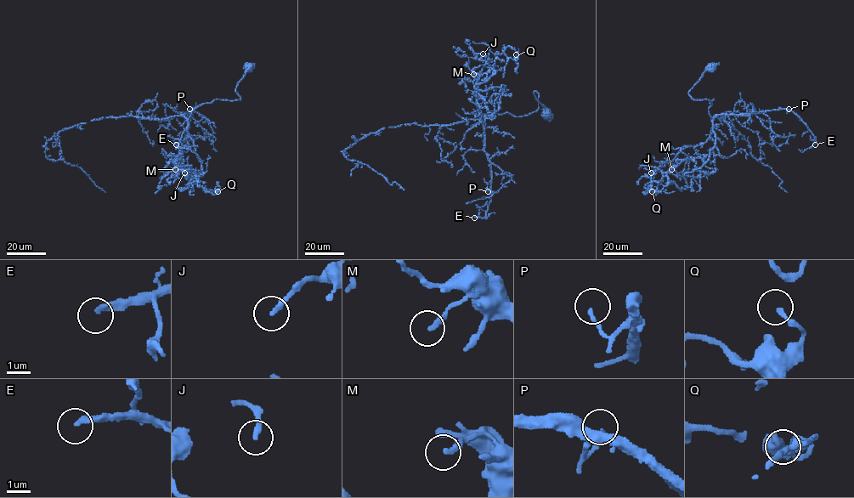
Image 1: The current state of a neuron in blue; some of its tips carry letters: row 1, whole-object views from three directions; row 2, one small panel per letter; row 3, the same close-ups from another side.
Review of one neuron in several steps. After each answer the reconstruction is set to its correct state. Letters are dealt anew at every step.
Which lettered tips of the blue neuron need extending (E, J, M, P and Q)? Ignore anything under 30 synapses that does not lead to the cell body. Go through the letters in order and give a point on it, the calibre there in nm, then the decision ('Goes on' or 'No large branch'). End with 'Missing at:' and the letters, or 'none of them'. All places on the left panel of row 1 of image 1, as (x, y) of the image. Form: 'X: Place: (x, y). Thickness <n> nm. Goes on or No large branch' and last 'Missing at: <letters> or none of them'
E: Place: (176, 144). Thickness 260 nm. Goes on
J: Place: (184, 172). Thickness 220 nm. No large branch
M: Place: (175, 169). Thickness 240 nm. No large branch
P: Place: (189, 109). Thickness 190 nm. No large branch
Q: Place: (217, 191). Thickness 140 nm. No large branch
Missing at: E

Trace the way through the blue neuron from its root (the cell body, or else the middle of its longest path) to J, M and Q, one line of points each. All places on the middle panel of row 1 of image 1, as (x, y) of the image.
J: (548, 115), (536, 92), (538, 108), (527, 115), (482, 114), (472, 70), (489, 60), (482, 59), (483, 53)
M: (548, 115), (536, 92), (538, 108), (527, 115), (482, 114), (477, 107), (477, 73), (473, 74)
Q: (548, 115), (536, 92), (538, 108), (527, 115), (484, 115), (477, 107), (477, 81), (495, 54), (516, 54)

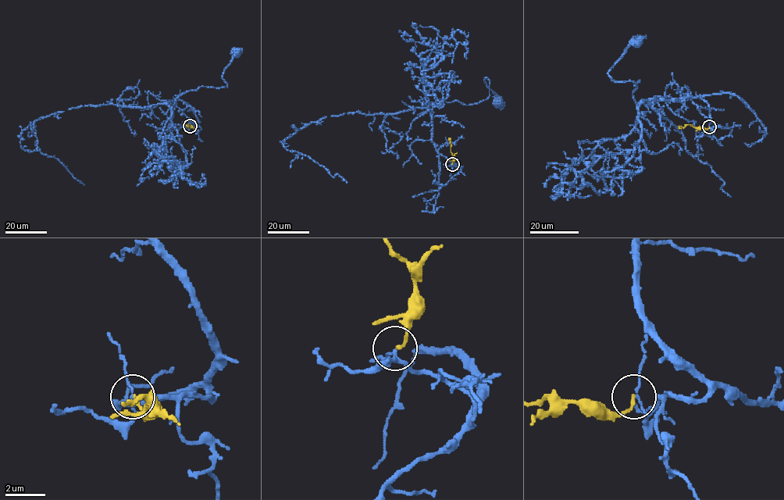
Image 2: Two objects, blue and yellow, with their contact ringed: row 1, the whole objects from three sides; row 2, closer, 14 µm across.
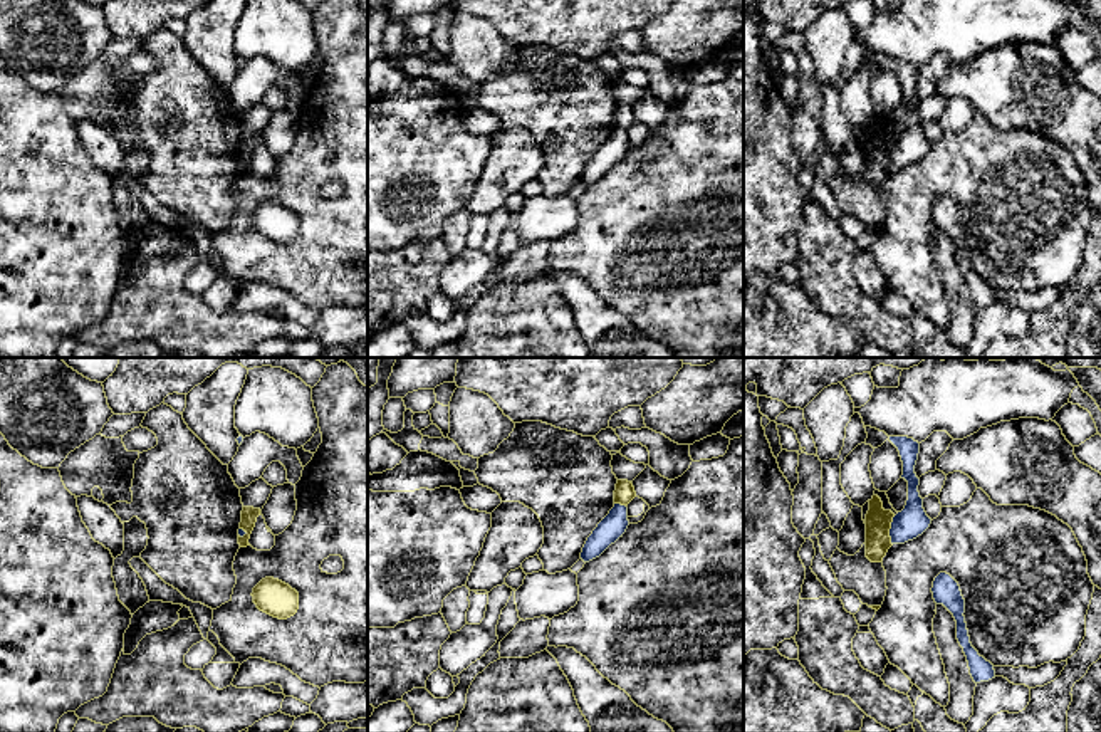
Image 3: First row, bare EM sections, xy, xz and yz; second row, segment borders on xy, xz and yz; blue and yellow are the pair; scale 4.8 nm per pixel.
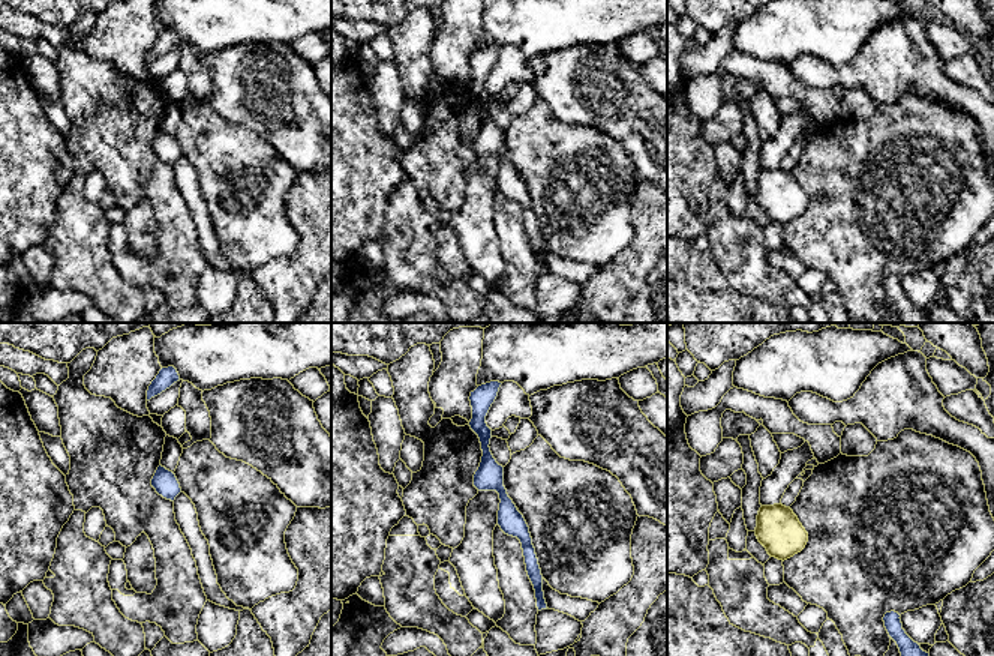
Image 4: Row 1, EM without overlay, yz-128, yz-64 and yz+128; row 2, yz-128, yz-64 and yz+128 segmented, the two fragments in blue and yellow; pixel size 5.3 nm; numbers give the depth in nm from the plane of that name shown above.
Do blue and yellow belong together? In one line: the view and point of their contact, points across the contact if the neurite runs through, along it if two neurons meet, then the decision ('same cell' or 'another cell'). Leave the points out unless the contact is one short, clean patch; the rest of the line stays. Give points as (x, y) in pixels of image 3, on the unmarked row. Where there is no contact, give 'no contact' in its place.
meets blue in yz at (890, 155); border along yz (895, 140), (890, 150), (892, 168); another cell

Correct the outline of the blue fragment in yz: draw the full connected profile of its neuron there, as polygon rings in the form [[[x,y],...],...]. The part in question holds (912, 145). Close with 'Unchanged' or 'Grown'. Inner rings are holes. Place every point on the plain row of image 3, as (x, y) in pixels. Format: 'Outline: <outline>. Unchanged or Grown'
Outline: [[[890,60],[890,65],[898,72],[903,86],[903,99],[908,106],[908,124],[901,136],[893,141],[890,161],[891,168],[905,168],[921,159],[931,148],[931,143],[923,133],[920,121],[920,102],[915,97],[915,89],[920,77],[920,67],[908,60]]]. Unchanged

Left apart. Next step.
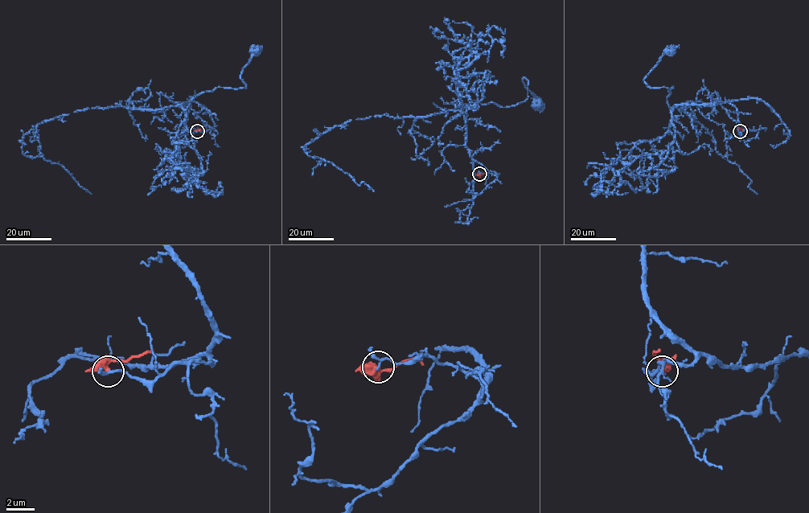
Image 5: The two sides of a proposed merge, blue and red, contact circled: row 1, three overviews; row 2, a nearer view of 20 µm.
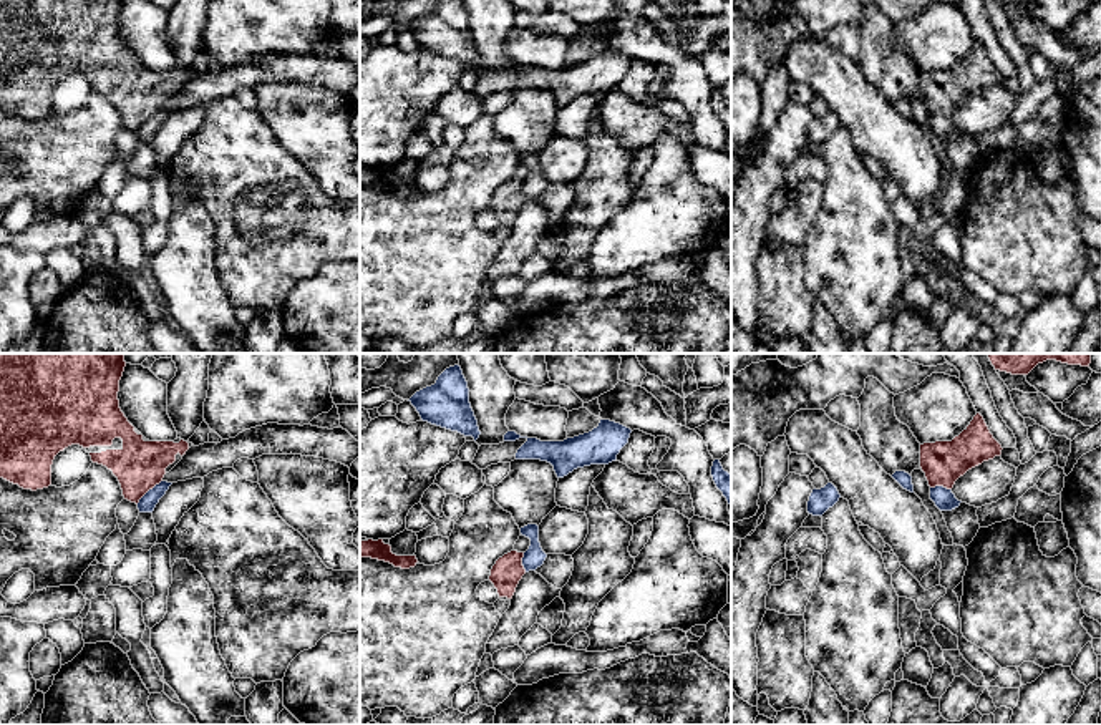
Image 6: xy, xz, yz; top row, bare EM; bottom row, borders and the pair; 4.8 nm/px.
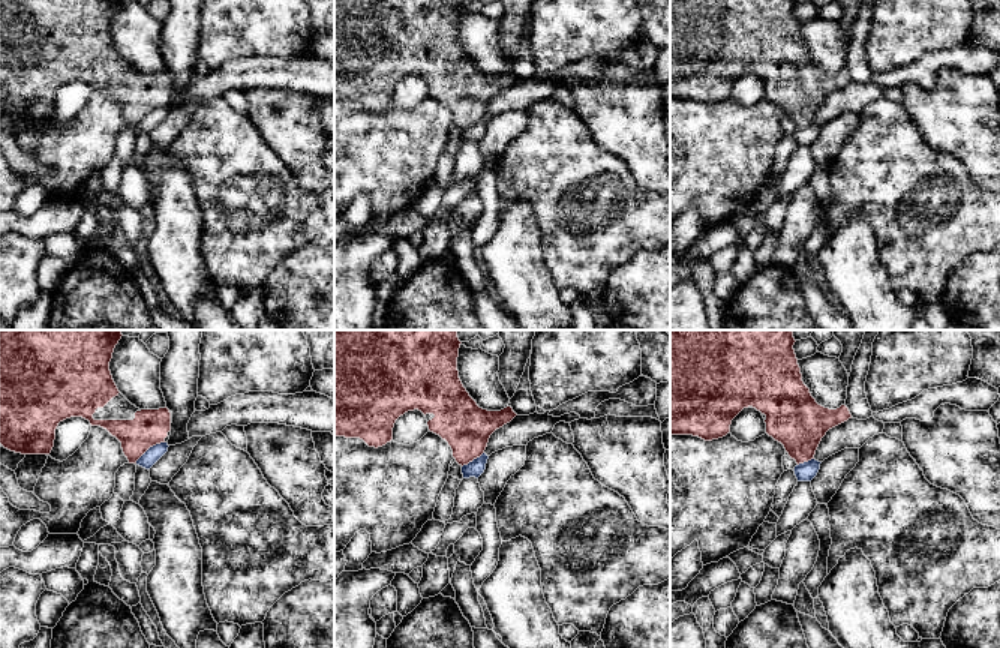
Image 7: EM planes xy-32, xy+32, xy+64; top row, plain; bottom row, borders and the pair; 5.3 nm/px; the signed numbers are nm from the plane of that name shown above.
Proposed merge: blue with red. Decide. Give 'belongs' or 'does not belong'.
does not belong

